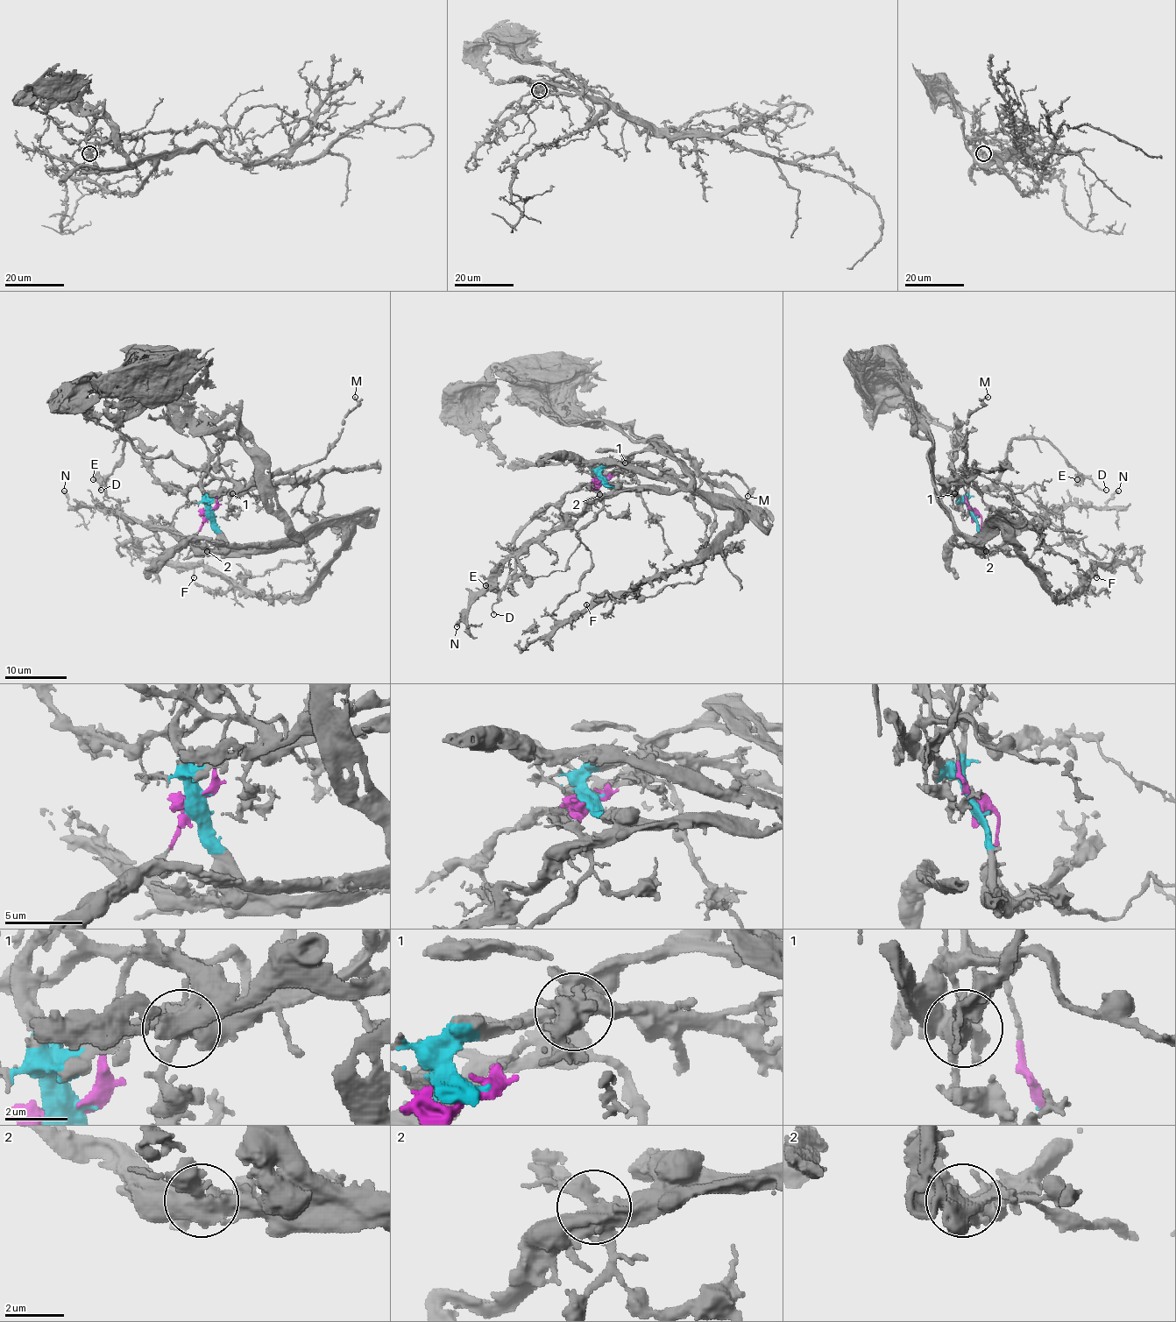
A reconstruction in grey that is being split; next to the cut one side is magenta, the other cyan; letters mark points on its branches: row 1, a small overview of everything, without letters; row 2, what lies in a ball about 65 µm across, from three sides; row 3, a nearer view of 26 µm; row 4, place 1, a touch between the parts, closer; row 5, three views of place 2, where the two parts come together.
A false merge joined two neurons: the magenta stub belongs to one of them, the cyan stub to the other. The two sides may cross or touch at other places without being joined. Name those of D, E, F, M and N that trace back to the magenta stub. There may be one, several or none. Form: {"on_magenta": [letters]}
{"on_magenta": ["D", "E"]}

